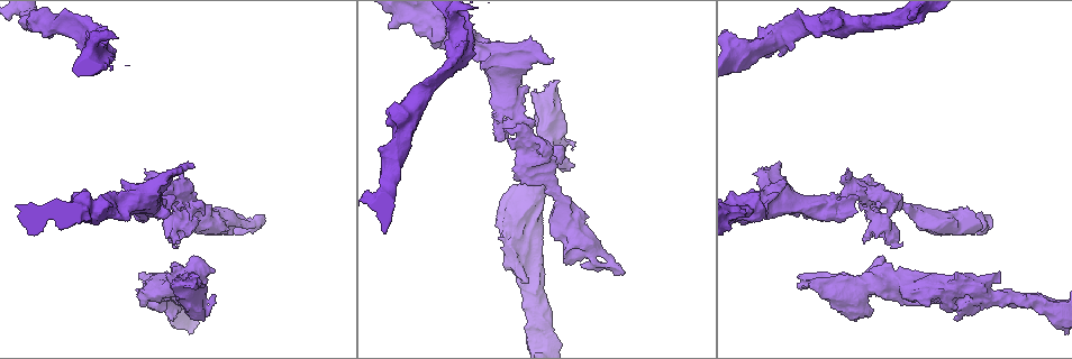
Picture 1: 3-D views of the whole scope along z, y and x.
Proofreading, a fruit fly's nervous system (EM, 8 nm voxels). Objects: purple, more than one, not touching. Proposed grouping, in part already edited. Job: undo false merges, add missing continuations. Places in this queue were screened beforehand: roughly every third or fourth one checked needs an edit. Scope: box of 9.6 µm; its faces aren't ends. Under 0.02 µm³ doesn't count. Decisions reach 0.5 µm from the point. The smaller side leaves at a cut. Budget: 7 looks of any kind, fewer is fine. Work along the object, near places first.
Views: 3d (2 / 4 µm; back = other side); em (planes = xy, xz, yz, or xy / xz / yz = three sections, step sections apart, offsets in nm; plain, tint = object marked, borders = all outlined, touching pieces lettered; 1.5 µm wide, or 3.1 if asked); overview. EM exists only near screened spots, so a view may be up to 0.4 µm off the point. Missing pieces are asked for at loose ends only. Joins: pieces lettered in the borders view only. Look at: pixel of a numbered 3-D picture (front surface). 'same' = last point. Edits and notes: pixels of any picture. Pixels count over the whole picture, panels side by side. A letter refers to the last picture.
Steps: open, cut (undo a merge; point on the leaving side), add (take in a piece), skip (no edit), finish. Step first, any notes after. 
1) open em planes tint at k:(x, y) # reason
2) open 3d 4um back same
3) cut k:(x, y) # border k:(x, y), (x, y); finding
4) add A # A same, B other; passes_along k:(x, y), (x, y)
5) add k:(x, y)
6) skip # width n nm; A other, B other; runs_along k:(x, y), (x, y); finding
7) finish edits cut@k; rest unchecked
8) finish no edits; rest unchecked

open em xy step 8 borders at 1:(776, 167) # an open end

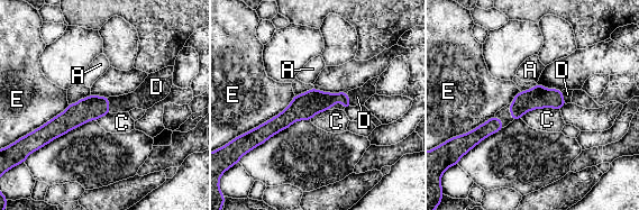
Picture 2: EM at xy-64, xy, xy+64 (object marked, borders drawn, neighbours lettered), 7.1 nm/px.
add D # width 160 nm; A other, C other, D same, E other; passes_along 2:(91, 108), (108, 106), (142, 98); it goes on there

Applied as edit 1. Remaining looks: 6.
open em planes borders at 1:(178, 200) # sharp bend

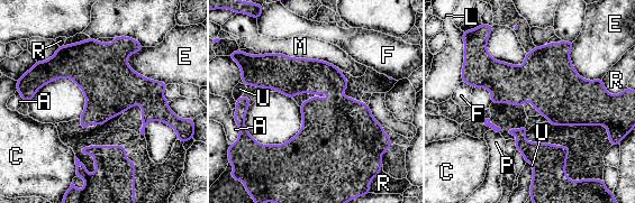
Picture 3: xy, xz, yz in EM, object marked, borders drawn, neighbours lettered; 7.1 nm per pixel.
skip # A other, C other, E other, F other, L other, M other, P other, R other, U other; one neuron here

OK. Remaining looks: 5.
open 3d 4um at 1:(901, 297) # stops while still wide

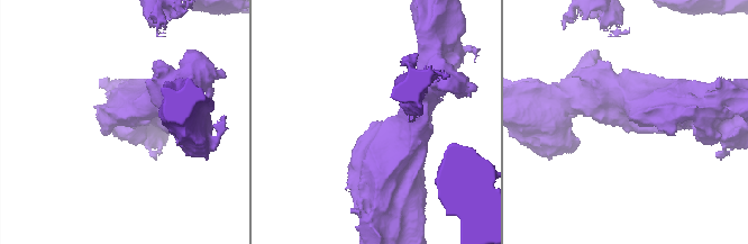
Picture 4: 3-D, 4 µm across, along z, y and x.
open em planes borders at 4:(375, 123) # shape alone is not enough

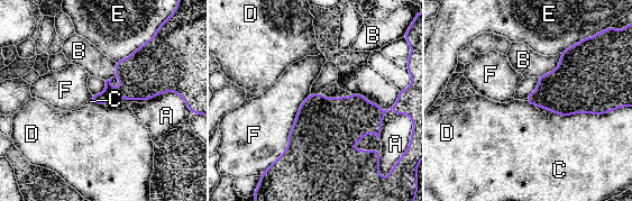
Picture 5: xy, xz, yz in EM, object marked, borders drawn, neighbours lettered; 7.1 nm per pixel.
skip # longest_contact F 550 nm; A other, B other, C other, D other, E other, F other; none of them fits

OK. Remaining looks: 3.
finish edits add@2; rest unchecked

